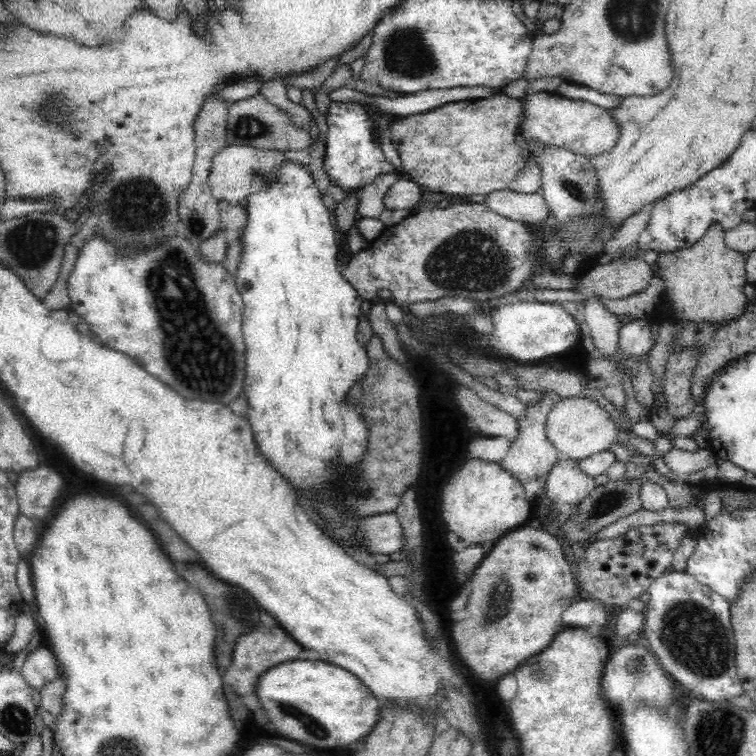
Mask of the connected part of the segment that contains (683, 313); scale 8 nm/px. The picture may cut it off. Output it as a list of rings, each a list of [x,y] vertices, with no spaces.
[[[720,223],[710,224],[710,226],[705,230],[705,233],[702,235],[702,238],[699,238],[694,244],[692,244],[692,246],[675,250],[673,253],[669,253],[668,251],[661,252],[655,262],[655,271],[663,278],[664,281],[664,300],[672,301],[672,304],[674,305],[672,310],[670,310],[670,312],[672,312],[672,318],[670,318],[670,320],[668,319],[668,321],[665,320],[662,322],[672,322],[672,324],[675,324],[678,328],[682,328],[686,322],[728,322],[728,320],[732,320],[732,318],[740,317],[744,307],[747,306],[747,296],[743,293],[744,286],[748,284],[745,271],[746,259],[747,257],[745,254],[732,250],[728,245],[726,245],[725,230],[722,229],[722,225],[720,225]]]

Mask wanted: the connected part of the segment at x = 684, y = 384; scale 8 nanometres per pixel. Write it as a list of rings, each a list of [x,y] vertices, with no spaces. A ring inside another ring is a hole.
[[[672,351],[667,372],[665,374],[664,393],[668,410],[676,419],[688,418],[694,412],[692,397],[690,396],[691,372],[698,359],[696,351]]]

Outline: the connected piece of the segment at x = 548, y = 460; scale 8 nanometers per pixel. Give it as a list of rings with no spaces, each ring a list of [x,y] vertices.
[[[542,391],[538,399],[532,404],[526,403],[524,405],[524,412],[515,418],[517,433],[514,440],[511,440],[509,452],[500,464],[518,480],[546,477],[552,465],[560,458],[557,448],[550,442],[548,435],[546,435],[546,424],[552,406],[556,406],[562,399],[561,394],[553,391]]]

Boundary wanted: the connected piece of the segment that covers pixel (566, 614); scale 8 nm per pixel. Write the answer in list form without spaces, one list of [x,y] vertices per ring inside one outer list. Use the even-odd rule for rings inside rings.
[[[577,599],[574,604],[564,610],[560,623],[561,626],[568,628],[586,628],[593,623],[599,624],[602,627],[605,626],[608,620],[606,610],[604,603]]]

